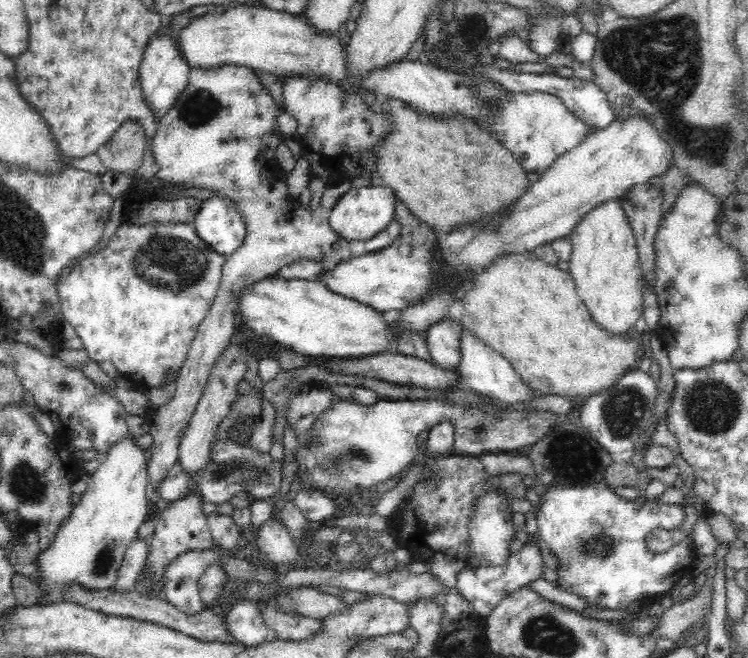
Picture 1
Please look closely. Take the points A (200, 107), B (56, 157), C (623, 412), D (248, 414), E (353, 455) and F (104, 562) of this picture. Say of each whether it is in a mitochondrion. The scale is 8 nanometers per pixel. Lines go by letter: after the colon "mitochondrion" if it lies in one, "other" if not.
A: mitochondrion
B: other
C: mitochondrion
D: other
E: mitochondrion
F: mitochondrion

